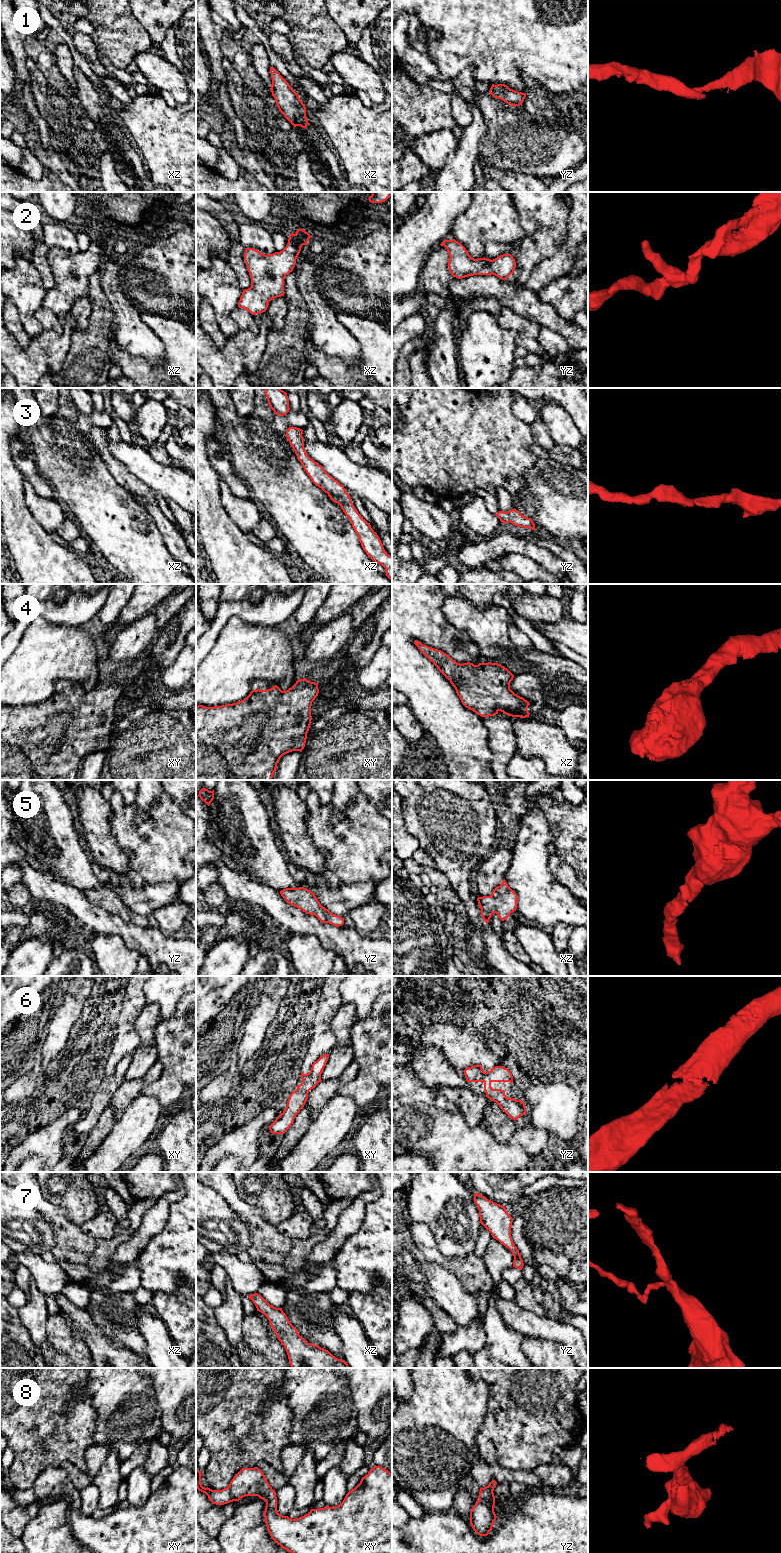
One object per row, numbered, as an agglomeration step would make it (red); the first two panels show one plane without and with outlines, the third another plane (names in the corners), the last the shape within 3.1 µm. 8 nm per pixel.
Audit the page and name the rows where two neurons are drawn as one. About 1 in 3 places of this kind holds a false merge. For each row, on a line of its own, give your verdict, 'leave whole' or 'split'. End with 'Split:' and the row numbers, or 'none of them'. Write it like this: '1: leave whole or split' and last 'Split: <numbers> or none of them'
1: leave whole
2: leave whole
3: leave whole
4: leave whole
5: leave whole
6: leave whole
7: split
8: leave whole
Split: 7

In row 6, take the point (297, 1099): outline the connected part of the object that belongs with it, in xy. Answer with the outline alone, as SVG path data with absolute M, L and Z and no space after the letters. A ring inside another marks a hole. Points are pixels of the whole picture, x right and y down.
M324 1054L312 1064L309 1073L301 1073L302 1083L297 1085L287 1101L285 1110L268 1127L273 1134L284 1134L293 1124L296 1115L304 1107L308 1092L321 1082L321 1074L328 1061L329 1054Z

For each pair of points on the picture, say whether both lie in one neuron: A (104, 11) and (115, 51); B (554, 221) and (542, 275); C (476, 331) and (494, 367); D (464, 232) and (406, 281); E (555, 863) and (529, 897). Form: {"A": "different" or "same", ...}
{"A": "same", "B": "different", "C": "same", "D": "different", "E": "different"}

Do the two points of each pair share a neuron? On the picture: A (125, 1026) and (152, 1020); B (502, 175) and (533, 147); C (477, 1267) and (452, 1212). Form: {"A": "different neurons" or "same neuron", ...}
{"A": "different neurons", "B": "different neurons", "C": "different neurons"}

